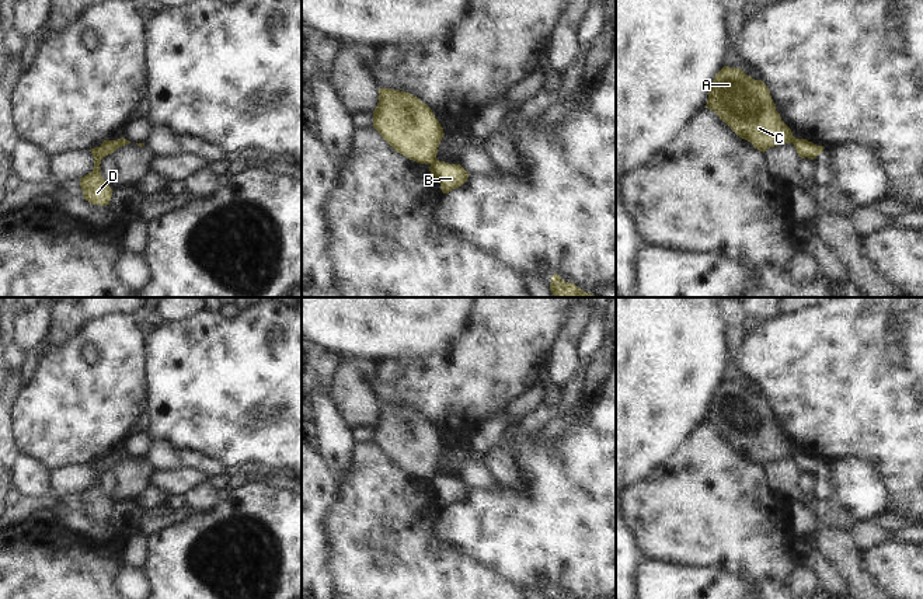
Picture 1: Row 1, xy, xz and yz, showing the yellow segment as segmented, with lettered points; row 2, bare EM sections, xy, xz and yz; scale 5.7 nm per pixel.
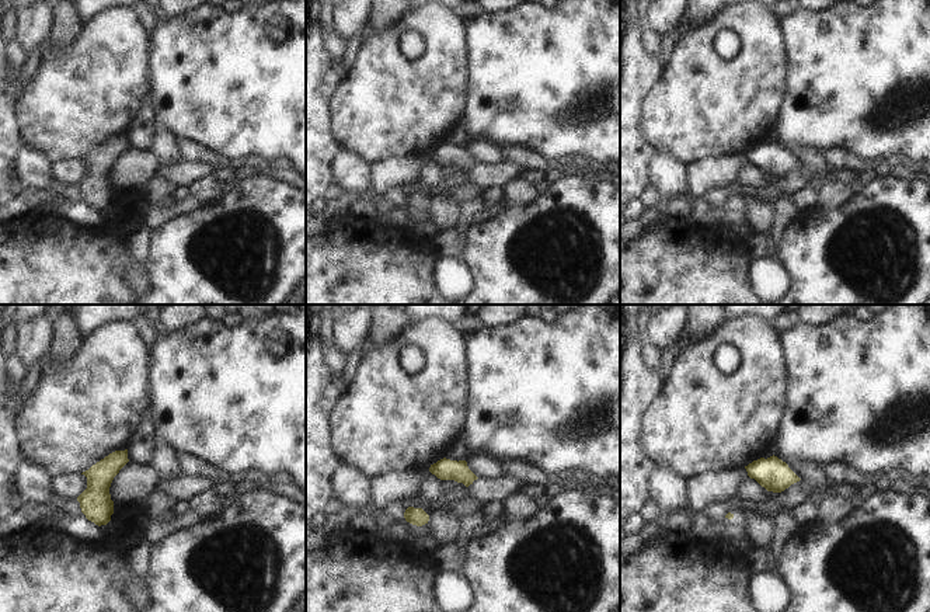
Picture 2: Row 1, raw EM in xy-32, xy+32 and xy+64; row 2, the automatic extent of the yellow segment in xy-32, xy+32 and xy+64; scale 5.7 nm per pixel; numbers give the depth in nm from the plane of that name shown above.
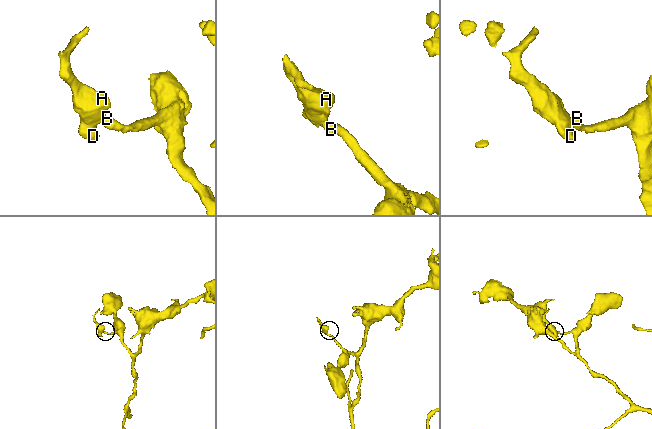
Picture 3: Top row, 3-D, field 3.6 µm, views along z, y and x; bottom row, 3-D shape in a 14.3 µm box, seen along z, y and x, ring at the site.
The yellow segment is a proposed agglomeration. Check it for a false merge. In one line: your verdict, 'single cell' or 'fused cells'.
fused cells

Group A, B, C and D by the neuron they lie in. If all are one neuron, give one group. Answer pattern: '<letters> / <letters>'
A C D / B

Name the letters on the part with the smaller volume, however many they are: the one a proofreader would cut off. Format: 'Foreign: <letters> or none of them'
Foreign: A, C, D

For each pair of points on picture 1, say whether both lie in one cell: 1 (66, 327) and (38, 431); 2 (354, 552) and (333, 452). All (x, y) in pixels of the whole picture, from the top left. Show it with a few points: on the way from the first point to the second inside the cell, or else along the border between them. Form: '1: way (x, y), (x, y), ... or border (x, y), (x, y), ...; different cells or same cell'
1: border (84, 321), (75, 337), (58, 348), (46, 350); different cells
2: border (351, 449), (351, 465), (345, 474), (335, 481); different cells

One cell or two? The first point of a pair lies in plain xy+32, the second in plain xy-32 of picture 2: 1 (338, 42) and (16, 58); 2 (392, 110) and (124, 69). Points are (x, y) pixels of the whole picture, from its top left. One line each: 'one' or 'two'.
1: one
2: one

